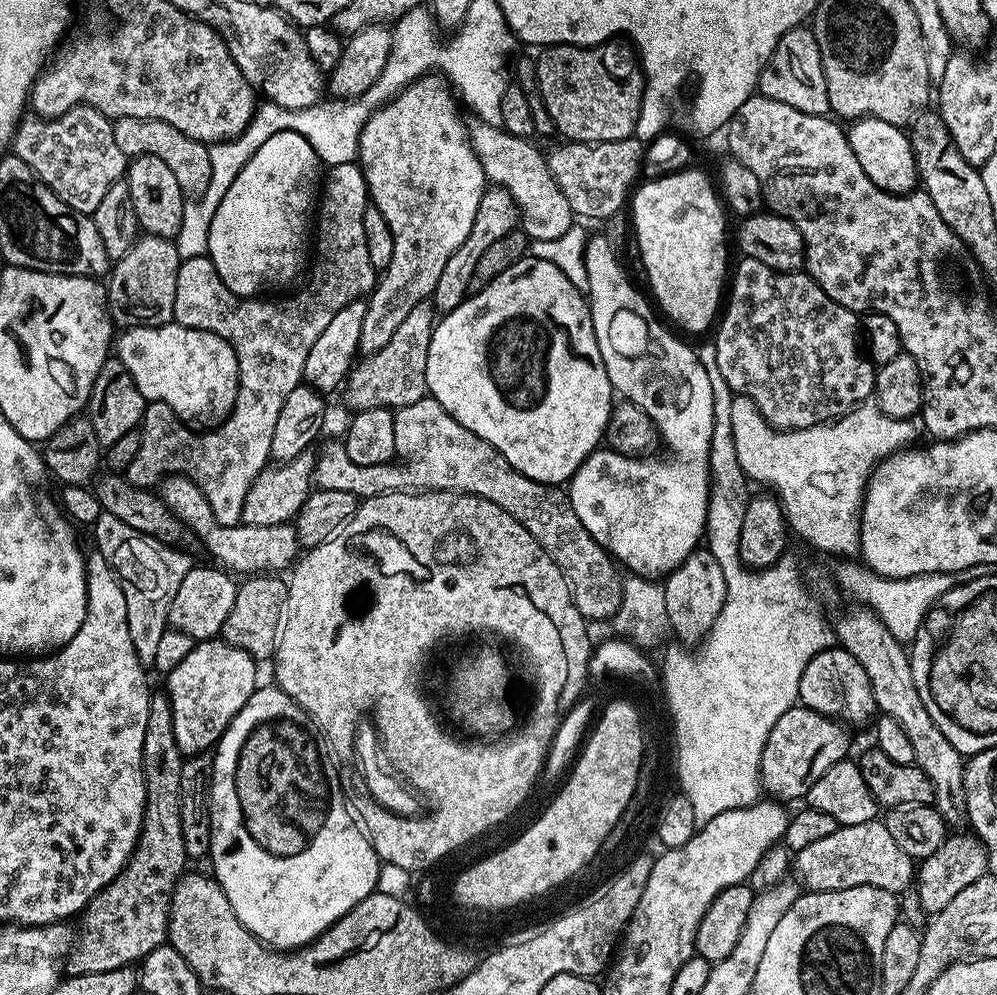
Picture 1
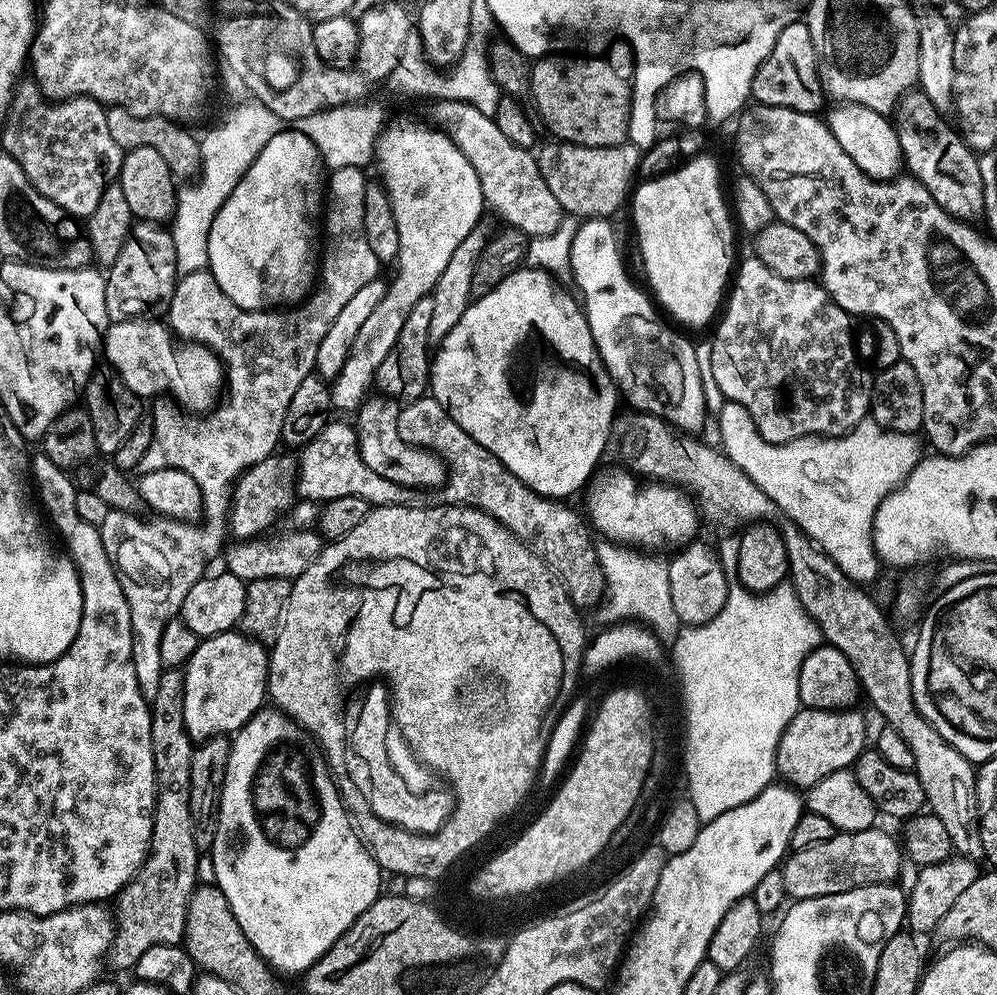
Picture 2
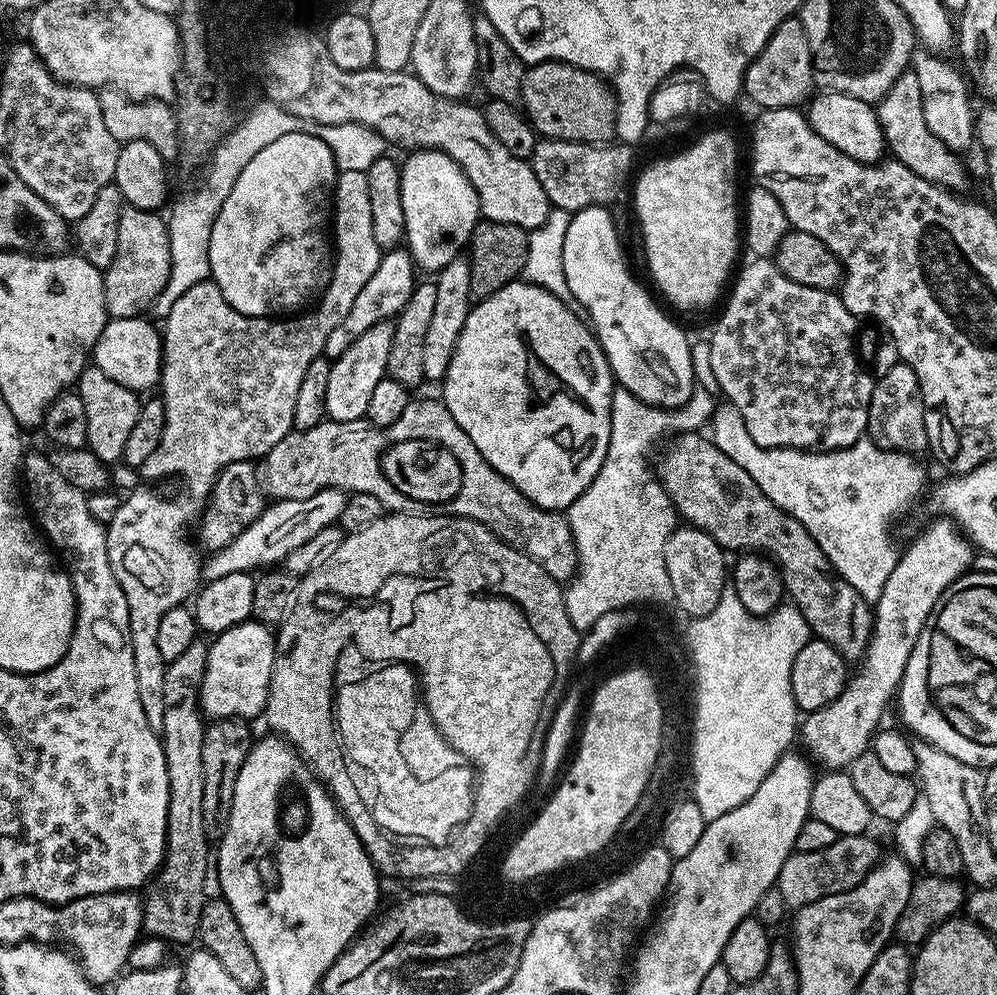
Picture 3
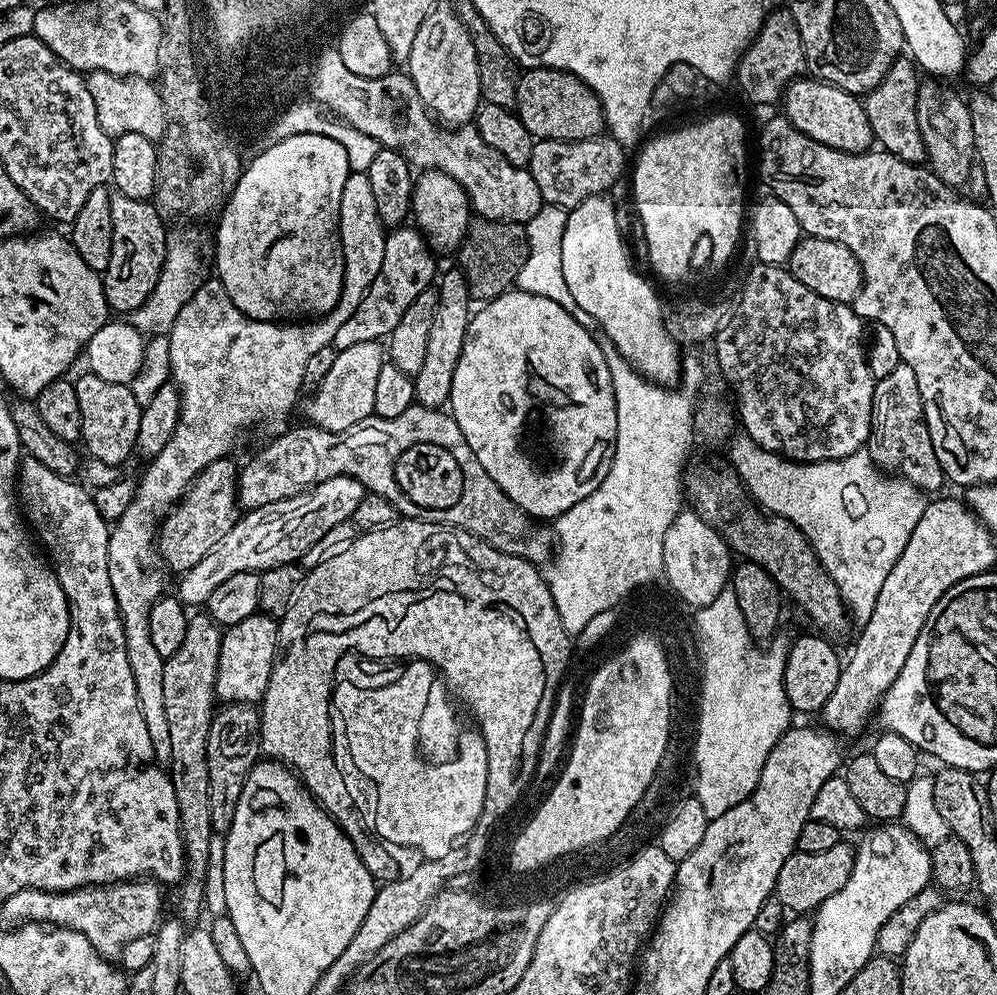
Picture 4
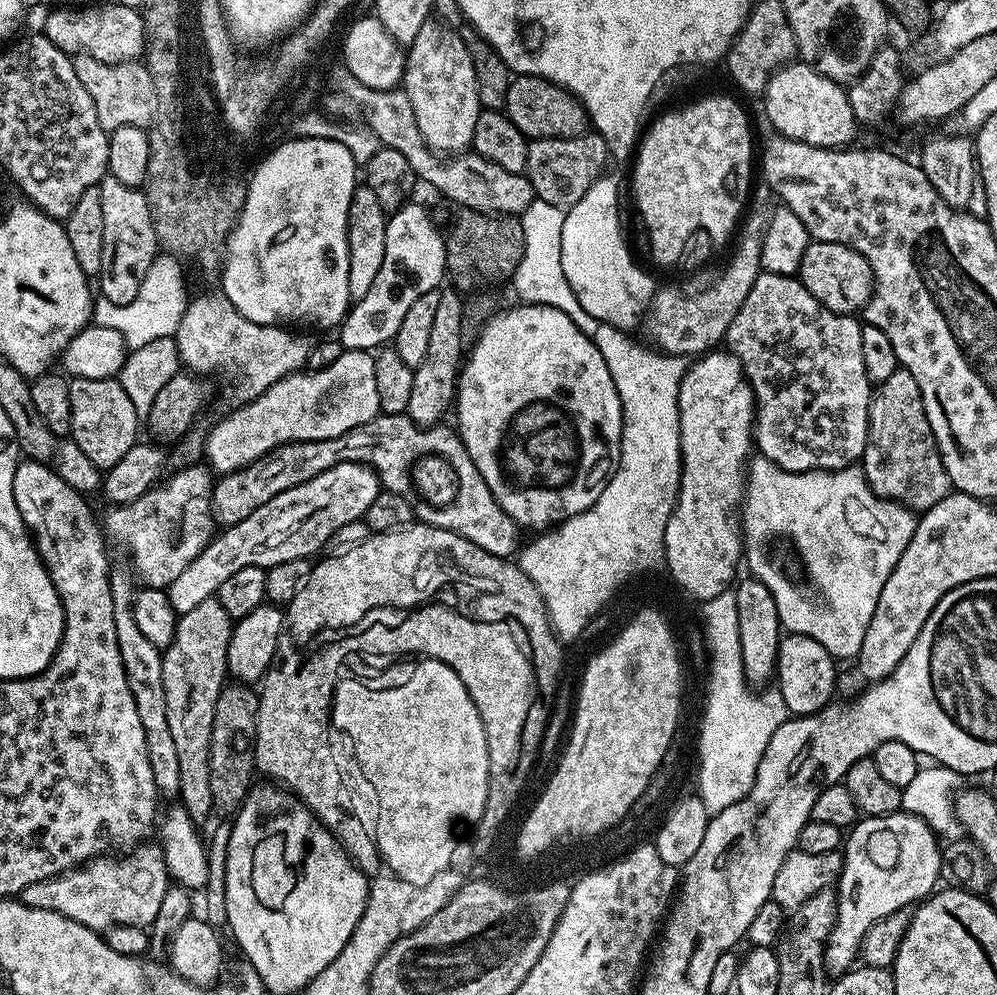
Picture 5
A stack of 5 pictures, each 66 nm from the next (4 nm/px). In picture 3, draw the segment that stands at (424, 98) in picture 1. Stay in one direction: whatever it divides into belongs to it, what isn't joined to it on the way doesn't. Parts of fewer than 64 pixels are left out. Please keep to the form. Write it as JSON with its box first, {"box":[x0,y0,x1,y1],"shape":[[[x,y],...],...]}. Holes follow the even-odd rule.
{"box":[324,150,481,423],"shape":[[[412,150],[405,156],[408,157],[399,167],[402,209],[406,214],[406,247],[421,273],[435,274],[461,255],[476,225],[481,223],[478,194],[458,162],[446,153]],[[391,319],[378,322],[359,336],[354,343],[338,357],[335,357],[330,370],[330,382],[326,386],[326,406],[324,411],[327,419],[340,423],[351,420],[362,420],[368,415],[370,397],[374,386],[385,379],[390,358],[390,346],[394,342],[396,325]]]}

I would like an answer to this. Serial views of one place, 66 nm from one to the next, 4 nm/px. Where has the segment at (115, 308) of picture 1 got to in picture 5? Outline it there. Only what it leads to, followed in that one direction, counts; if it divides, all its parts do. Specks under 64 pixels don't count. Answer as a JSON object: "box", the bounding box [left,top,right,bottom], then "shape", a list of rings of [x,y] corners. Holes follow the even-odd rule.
{"box":[98,174,158,304],"shape":[[[111,174],[105,176],[98,187],[102,194],[102,222],[104,223],[98,292],[103,299],[115,304],[129,304],[134,302],[134,298],[138,298],[138,290],[146,278],[146,272],[150,270],[158,255],[150,208],[140,188],[126,186]]]}

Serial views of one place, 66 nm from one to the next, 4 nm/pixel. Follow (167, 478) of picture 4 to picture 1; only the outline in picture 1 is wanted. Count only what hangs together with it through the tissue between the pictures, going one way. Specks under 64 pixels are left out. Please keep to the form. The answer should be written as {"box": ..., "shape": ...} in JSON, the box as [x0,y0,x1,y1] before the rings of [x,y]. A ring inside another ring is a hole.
{"box":[124,163,378,526],"shape":[[[359,163],[333,164],[327,169],[322,180],[318,215],[314,220],[314,259],[307,273],[308,285],[298,289],[293,296],[284,296],[281,300],[235,296],[224,285],[218,270],[207,255],[180,261],[178,286],[174,294],[175,323],[187,328],[213,332],[230,342],[238,358],[240,389],[227,420],[211,430],[196,431],[178,419],[174,410],[170,410],[170,406],[157,400],[147,403],[141,420],[140,449],[138,454],[134,454],[130,466],[124,470],[124,475],[132,485],[149,489],[159,485],[165,476],[190,477],[202,488],[214,518],[217,518],[220,525],[232,526],[241,523],[249,486],[269,463],[270,438],[274,438],[278,414],[290,390],[294,390],[304,379],[304,367],[306,356],[310,354],[310,346],[318,342],[322,330],[330,326],[334,314],[338,314],[342,306],[350,306],[350,302],[355,300],[364,300],[378,283],[378,273],[374,266],[370,266],[370,254],[366,251],[366,234],[362,230],[363,214],[369,205],[368,184],[364,181],[364,172]]]}

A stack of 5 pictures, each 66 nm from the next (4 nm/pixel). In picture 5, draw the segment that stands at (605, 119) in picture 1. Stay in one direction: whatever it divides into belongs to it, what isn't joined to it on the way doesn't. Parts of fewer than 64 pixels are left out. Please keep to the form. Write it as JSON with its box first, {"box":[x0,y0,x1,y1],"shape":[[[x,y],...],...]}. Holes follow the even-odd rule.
{"box":[503,75,590,141],"shape":[[[517,75],[513,78],[510,90],[506,90],[503,111],[529,141],[574,138],[585,135],[590,128],[588,111],[585,110],[583,102],[573,92],[567,92],[561,84],[555,84],[541,76]]]}

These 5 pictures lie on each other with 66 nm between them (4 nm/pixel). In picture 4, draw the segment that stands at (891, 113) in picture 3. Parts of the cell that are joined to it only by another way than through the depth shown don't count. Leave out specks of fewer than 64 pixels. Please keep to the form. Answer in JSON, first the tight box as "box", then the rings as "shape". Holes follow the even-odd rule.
{"box":[862,58,926,166],"shape":[[[897,58],[890,66],[890,70],[886,70],[882,82],[878,86],[874,86],[862,100],[866,110],[866,118],[870,118],[873,141],[883,151],[917,166],[923,165],[926,160],[922,134],[918,130],[918,114],[916,113],[921,83],[922,76],[916,64],[908,58]]]}

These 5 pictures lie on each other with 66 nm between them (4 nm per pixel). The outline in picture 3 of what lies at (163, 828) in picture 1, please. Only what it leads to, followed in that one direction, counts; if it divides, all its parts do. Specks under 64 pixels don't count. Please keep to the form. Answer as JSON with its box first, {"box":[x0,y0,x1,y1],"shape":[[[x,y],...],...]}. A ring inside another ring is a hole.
{"box":[142,638,210,944],"shape":[[[197,638],[179,658],[174,658],[166,670],[166,706],[162,714],[159,737],[164,746],[164,757],[170,778],[168,829],[164,843],[164,863],[147,885],[142,896],[144,905],[143,931],[162,941],[188,944],[197,939],[200,914],[206,903],[204,883],[210,872],[210,841],[202,822],[202,742],[206,727],[200,711],[198,693],[202,674],[206,670],[208,644]]]}

